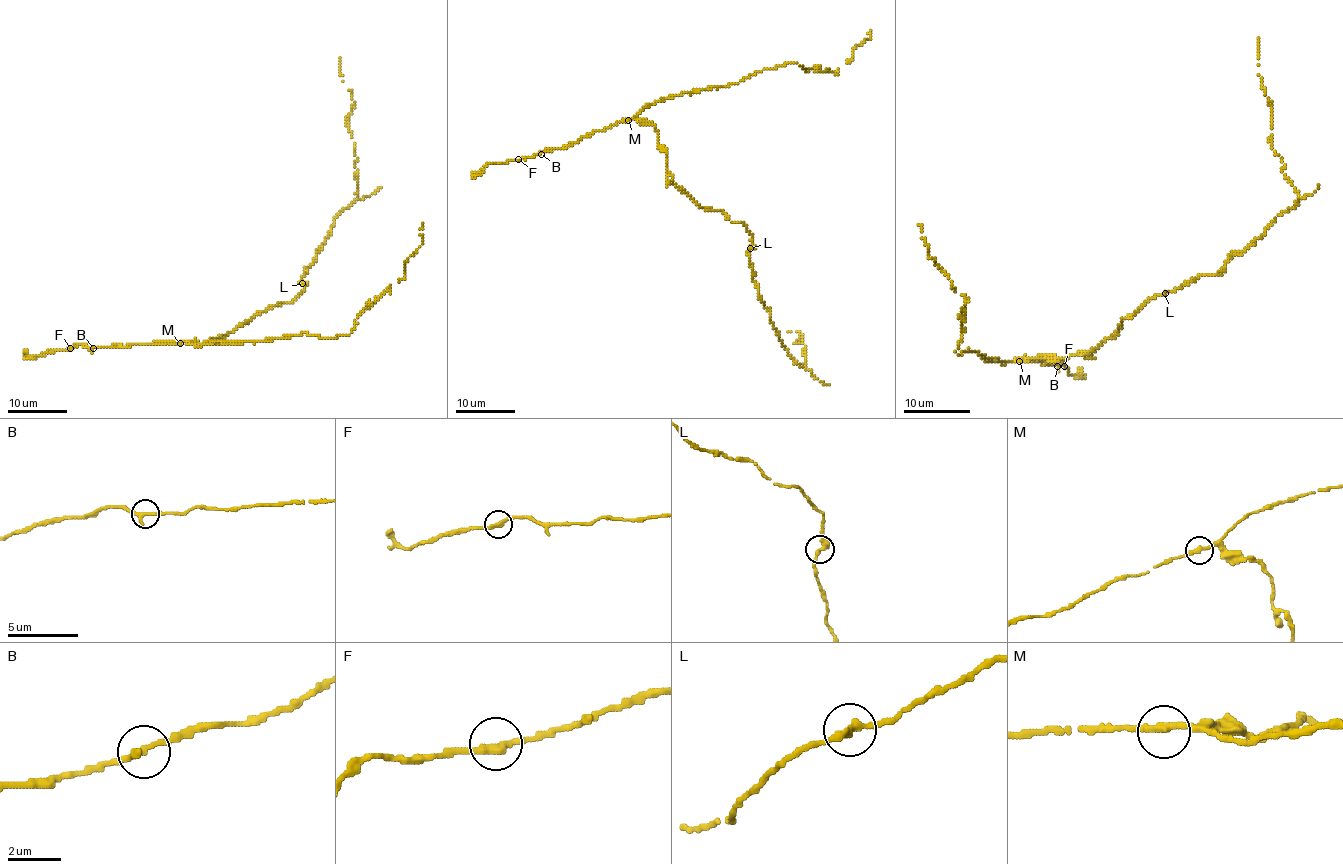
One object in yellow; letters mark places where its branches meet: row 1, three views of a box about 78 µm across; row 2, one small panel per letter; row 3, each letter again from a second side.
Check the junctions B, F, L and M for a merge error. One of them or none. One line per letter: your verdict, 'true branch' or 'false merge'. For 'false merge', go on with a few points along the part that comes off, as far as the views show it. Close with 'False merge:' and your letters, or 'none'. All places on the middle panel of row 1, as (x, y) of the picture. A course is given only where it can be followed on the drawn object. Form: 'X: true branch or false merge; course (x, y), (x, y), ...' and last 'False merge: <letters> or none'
B: true branch
F: true branch
L: true branch
M: true branch
False merge: none

